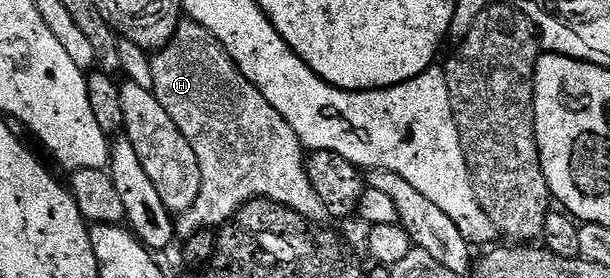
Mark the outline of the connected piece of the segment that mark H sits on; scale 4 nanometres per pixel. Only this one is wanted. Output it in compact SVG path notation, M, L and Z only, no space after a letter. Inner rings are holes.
M186 18L180 19L169 43L150 57L153 72L153 88L157 102L165 106L165 114L173 118L177 130L191 143L197 154L197 162L201 166L201 188L195 204L178 215L175 233L188 236L198 232L218 229L232 220L240 207L250 200L272 200L281 206L291 208L306 220L319 222L327 216L321 198L317 198L317 190L313 190L313 182L307 177L305 149L297 138L293 126L265 102L265 94L257 90L253 82L241 74L241 70L229 58L229 54L197 22Z

